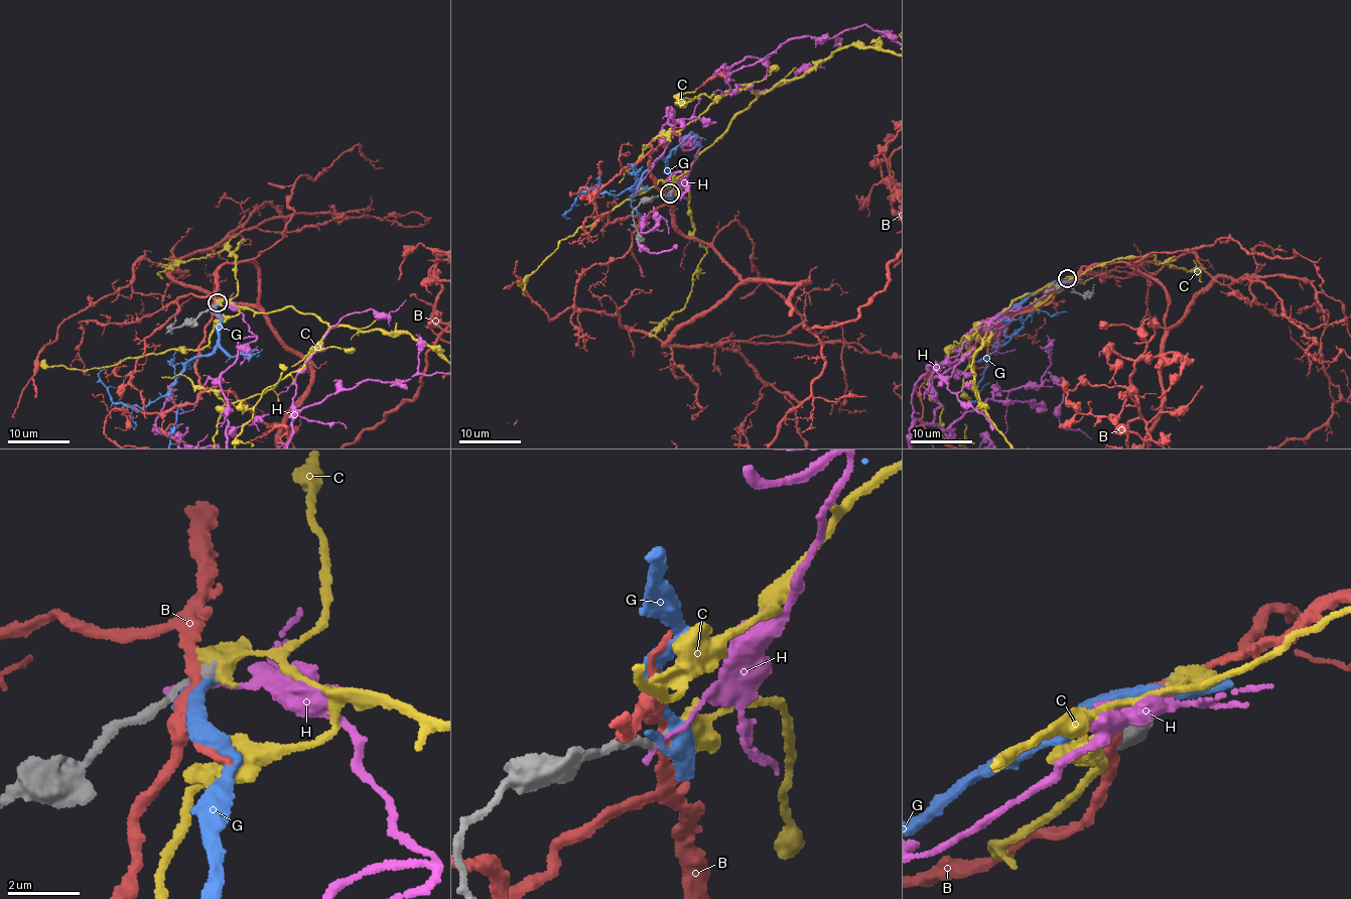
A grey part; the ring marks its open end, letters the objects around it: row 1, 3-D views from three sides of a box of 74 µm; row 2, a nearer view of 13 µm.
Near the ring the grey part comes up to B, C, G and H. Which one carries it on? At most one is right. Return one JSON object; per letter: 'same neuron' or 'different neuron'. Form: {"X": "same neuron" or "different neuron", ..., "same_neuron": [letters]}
{"B": "different neuron", "C": "same neuron", "G": "different neuron", "H": "different neuron", "same_neuron": ["C"]}

